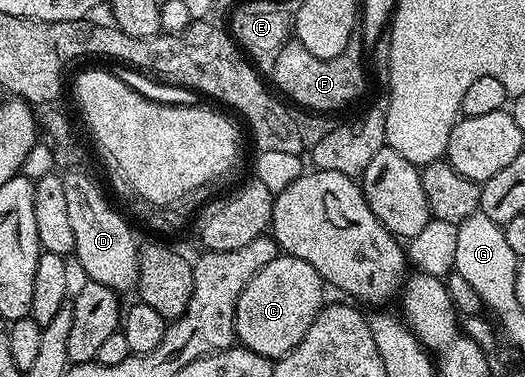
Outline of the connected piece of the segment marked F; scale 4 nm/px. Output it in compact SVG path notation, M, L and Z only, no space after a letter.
M354 37L341 55L323 59L314 57L306 45L290 41L282 53L278 53L270 79L274 87L276 82L275 90L293 104L296 102L298 106L309 107L312 111L340 111L350 106L364 91L364 50L366 44L363 38Z

